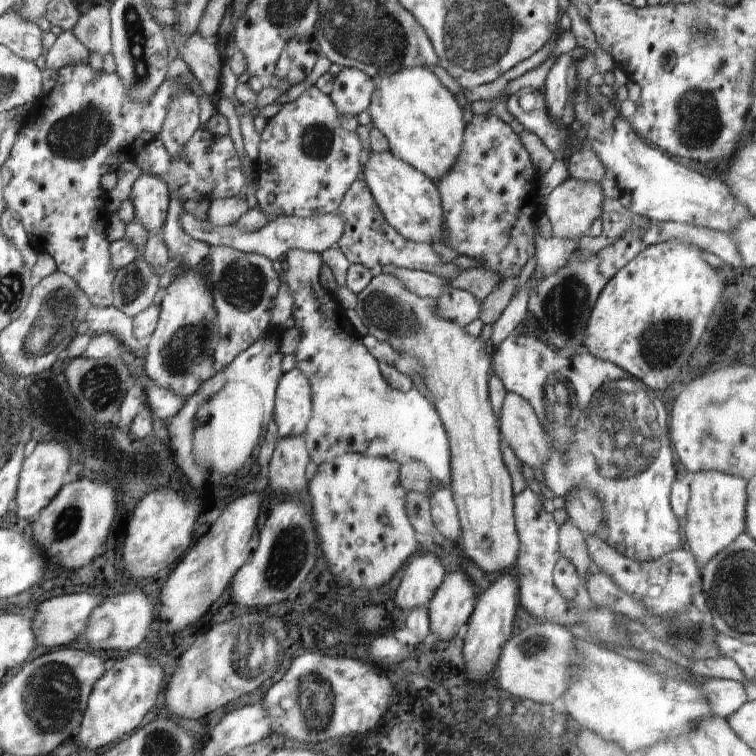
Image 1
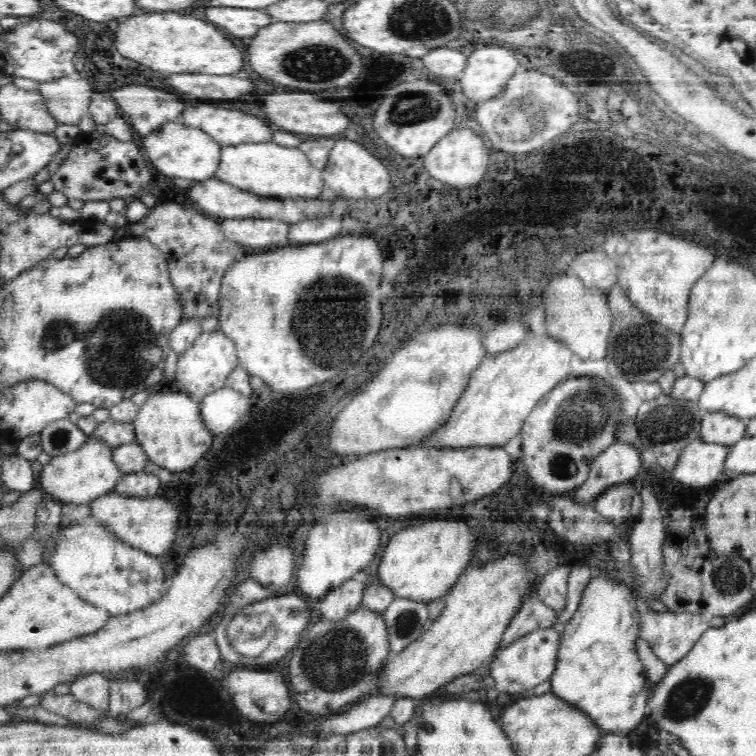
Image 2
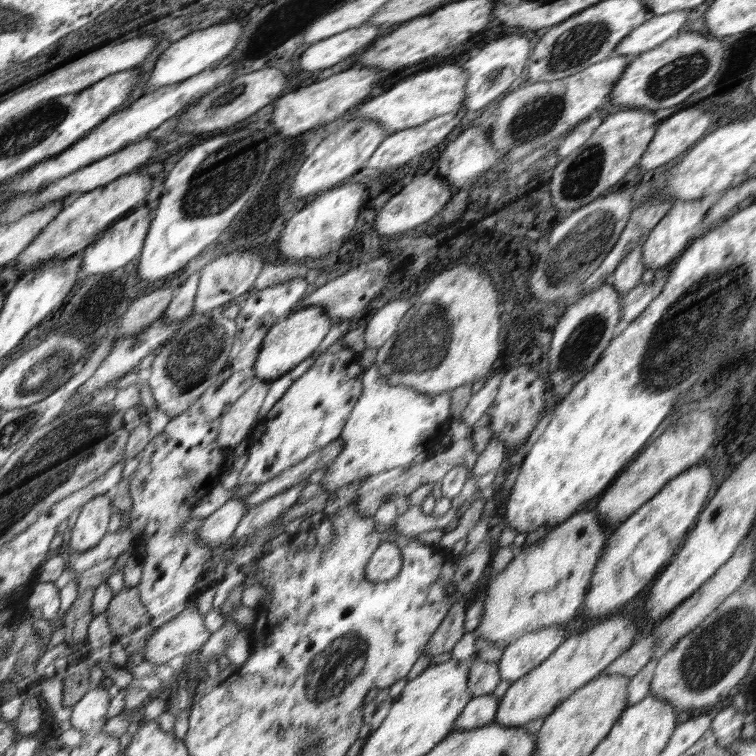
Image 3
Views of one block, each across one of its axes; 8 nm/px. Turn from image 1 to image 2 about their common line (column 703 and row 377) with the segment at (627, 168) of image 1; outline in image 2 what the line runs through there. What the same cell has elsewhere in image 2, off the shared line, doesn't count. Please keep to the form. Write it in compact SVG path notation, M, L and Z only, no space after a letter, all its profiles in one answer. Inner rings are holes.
M222 332L200 334L194 344L178 354L175 382L179 388L190 394L198 394L204 399L211 392L224 387L228 375L239 366L236 345Z

